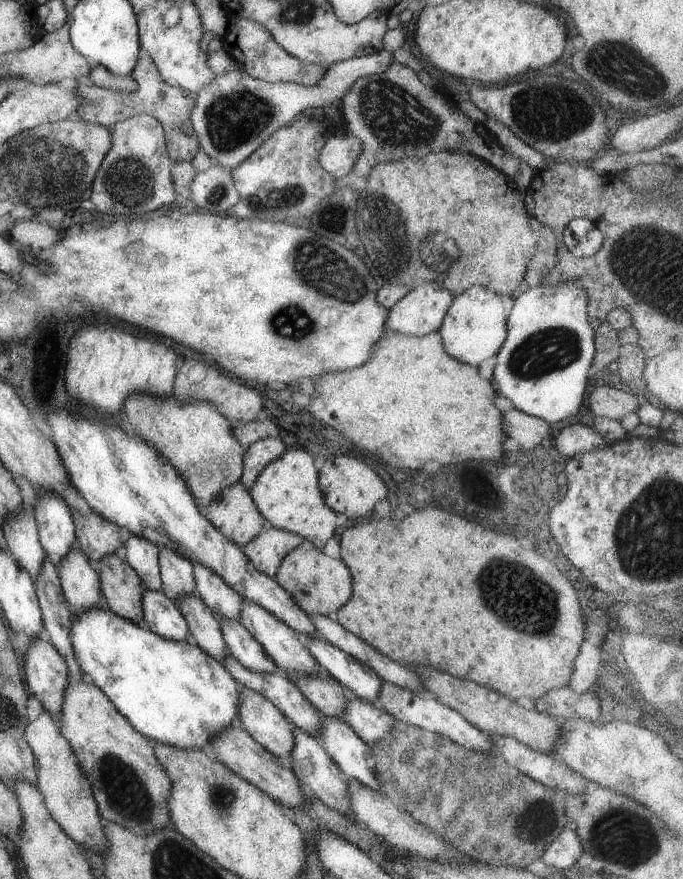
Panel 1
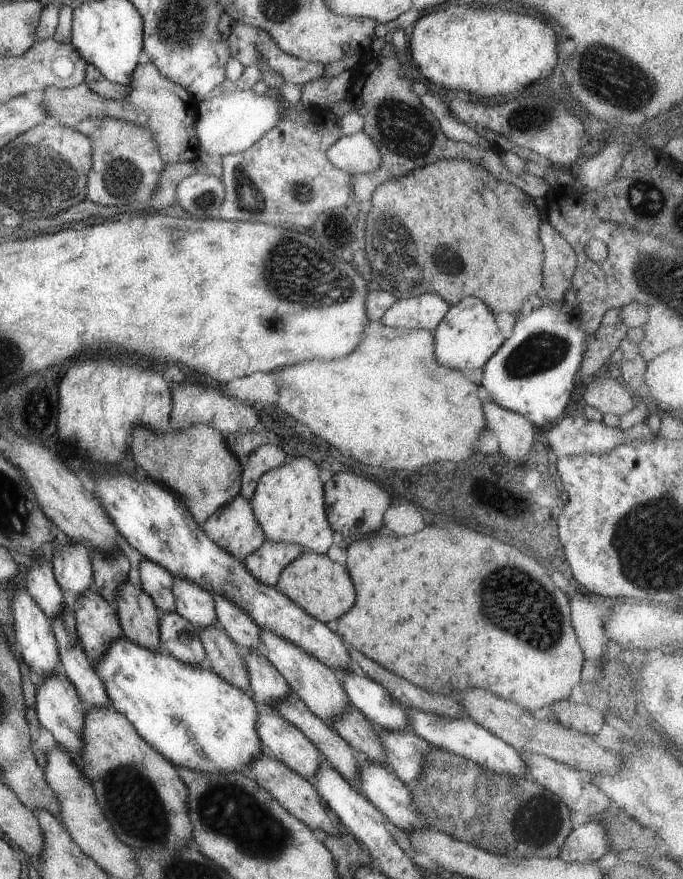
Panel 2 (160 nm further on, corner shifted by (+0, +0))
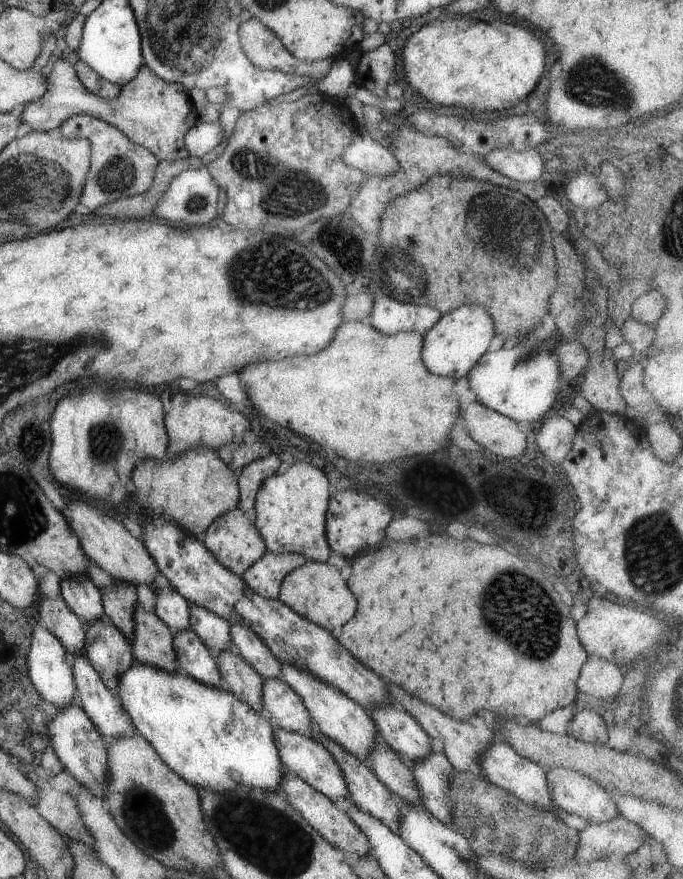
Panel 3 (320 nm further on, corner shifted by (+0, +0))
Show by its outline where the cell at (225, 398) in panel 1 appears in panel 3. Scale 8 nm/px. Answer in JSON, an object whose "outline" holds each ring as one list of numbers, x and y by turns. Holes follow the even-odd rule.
{"outline":[[179,390,170,397,170,408,164,413,163,422,168,438,164,454,166,459,173,459,192,447,215,451,223,445,240,442,249,426,244,407,231,408,210,393]]}

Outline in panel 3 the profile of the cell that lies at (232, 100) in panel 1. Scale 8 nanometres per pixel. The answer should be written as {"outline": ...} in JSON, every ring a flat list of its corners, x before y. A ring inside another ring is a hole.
{"outline":[[217,121,212,123,197,123,189,127,183,137,184,148,188,153,200,158,217,146,223,138,223,130]]}

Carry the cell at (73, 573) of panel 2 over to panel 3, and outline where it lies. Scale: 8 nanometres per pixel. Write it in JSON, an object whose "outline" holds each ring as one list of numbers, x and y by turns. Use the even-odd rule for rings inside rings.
{"outline":[[80,574,61,579,59,586,65,604,84,625,105,618,101,592,88,575]]}

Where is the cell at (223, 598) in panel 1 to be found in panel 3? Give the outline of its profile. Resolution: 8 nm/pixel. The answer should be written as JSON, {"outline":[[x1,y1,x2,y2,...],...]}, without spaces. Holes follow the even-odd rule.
{"outline":[[242,624,229,625,234,651,245,659,263,679,281,679,281,662,266,647,266,644,255,632]]}

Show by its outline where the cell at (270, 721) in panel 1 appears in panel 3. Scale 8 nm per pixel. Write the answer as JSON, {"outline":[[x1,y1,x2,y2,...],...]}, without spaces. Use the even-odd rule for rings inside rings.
{"outline":[[274,727,272,733,275,744,278,746,280,761,284,764,285,770,292,772,330,800,350,796,342,770,322,744,301,736,299,733,292,733,279,727]]}

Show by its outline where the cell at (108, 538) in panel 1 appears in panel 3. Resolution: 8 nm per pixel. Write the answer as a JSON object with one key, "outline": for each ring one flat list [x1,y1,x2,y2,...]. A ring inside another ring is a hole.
{"outline":[[112,580,110,586,101,591,105,617,113,623,129,644,134,639,133,611,137,604,135,585]]}

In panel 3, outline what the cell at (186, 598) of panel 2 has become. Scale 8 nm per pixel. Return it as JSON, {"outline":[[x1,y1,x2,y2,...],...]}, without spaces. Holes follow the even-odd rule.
{"outline":[[189,603,190,629,214,655,233,650,229,624,219,615]]}

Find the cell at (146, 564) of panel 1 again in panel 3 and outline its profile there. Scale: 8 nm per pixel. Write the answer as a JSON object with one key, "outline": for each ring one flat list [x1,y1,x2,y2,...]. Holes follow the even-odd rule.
{"outline":[[173,588,171,590,153,590,155,596,155,614,173,632,190,628,189,603]]}

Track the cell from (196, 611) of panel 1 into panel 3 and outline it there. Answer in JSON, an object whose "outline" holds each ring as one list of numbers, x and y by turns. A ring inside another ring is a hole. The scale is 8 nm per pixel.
{"outline":[[234,649,214,656,220,674,219,688,259,712,262,709,262,676]]}

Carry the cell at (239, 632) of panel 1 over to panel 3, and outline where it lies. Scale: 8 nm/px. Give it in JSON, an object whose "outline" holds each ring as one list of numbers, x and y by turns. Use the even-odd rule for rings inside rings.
{"outline":[[263,679,262,709,271,714,274,727,311,738,311,715,299,695,281,679]]}

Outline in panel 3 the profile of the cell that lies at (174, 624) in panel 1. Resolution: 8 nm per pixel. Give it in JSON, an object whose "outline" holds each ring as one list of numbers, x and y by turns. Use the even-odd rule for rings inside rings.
{"outline":[[193,630,174,632,173,644,177,672,201,684,219,688,220,674,215,656]]}

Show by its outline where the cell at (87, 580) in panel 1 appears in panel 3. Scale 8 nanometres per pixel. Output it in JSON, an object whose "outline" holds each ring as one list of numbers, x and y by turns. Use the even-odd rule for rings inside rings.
{"outline":[[107,617,86,624,85,632,83,654,107,690,117,696,118,680,133,662,130,644]]}

